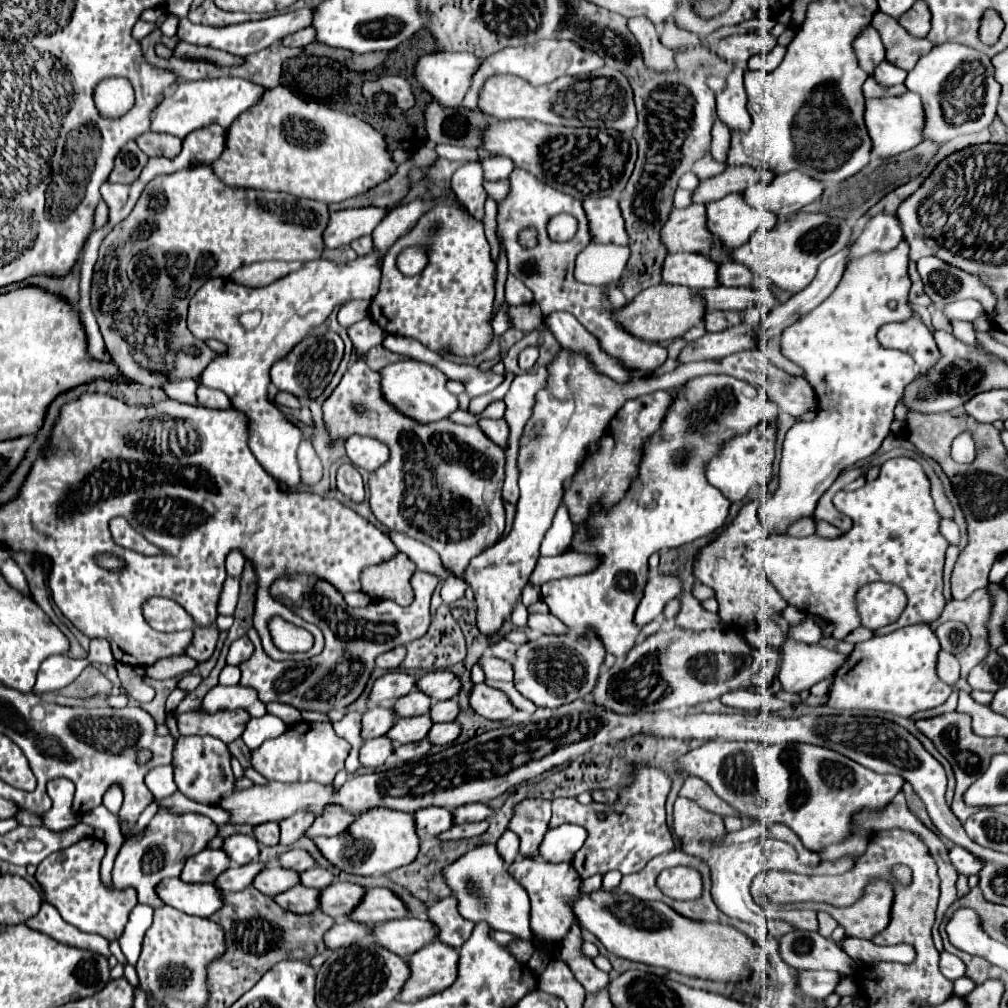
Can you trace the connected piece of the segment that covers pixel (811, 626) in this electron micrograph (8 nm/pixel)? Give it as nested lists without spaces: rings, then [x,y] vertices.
[[[805,618],[805,622],[801,626],[791,628],[791,636],[797,638],[797,640],[809,640],[811,644],[819,644],[823,640],[821,628],[813,620],[809,620],[809,618]]]

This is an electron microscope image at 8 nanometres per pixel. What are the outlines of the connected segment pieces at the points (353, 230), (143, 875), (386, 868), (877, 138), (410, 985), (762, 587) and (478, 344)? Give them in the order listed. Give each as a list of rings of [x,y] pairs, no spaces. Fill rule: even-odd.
[[[347,208],[331,214],[329,226],[323,234],[325,238],[325,248],[337,248],[351,244],[353,240],[371,234],[375,226],[387,216],[387,208]]]
[[[157,812],[151,824],[143,830],[141,836],[127,838],[120,849],[113,868],[113,884],[117,890],[133,888],[137,892],[139,904],[147,904],[151,908],[165,906],[157,896],[155,888],[163,878],[179,876],[185,860],[207,848],[211,838],[215,838],[219,826],[211,822],[211,818],[201,814],[183,814],[173,816],[167,812]]]
[[[375,808],[365,812],[355,820],[349,828],[351,836],[343,836],[345,844],[337,846],[337,836],[319,836],[315,838],[319,850],[341,870],[361,876],[383,876],[401,866],[407,866],[417,858],[419,850],[419,836],[415,832],[415,816],[385,808]]]
[[[905,92],[903,96],[895,96],[895,98],[877,98],[877,100],[867,100],[867,108],[865,108],[865,124],[869,130],[869,136],[873,140],[873,154],[887,158],[887,156],[895,156],[899,152],[905,152],[917,144],[921,144],[923,136],[923,102],[919,94],[913,92]]]
[[[439,940],[411,954],[411,978],[407,980],[399,1000],[417,1002],[449,988],[457,980],[457,958],[459,952]]]
[[[753,500],[747,506],[741,508],[737,518],[731,522],[729,528],[723,530],[723,534],[703,548],[697,558],[695,558],[695,574],[697,578],[717,590],[717,600],[719,600],[719,616],[727,626],[745,626],[749,622],[749,616],[759,608],[769,608],[771,612],[783,612],[787,608],[787,602],[781,598],[781,594],[775,592],[775,586],[767,580],[767,574],[763,570],[755,570],[751,564],[741,558],[741,546],[755,542],[757,538],[763,538],[763,526],[757,518],[761,502]]]
[[[435,206],[411,234],[401,236],[387,252],[379,294],[371,300],[371,320],[389,334],[415,338],[428,349],[445,350],[455,356],[481,354],[493,340],[489,324],[495,302],[495,264],[483,224],[465,208]],[[407,246],[427,246],[427,266],[421,274],[407,278],[397,268],[397,256]]]

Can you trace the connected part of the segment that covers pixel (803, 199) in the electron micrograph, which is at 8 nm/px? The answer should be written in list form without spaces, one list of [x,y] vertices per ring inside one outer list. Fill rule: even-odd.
[[[799,170],[775,176],[771,184],[749,186],[743,196],[751,206],[767,208],[777,214],[779,220],[789,218],[803,206],[815,202],[825,192],[825,184],[801,174]]]

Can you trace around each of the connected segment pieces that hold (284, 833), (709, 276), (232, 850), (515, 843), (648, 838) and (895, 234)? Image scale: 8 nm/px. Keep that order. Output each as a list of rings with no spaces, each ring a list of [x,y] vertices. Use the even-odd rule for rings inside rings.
[[[299,812],[299,814],[293,814],[291,818],[285,818],[281,820],[281,844],[289,846],[289,844],[295,844],[299,838],[305,836],[305,830],[313,824],[315,816],[311,812]]]
[[[669,254],[663,264],[663,282],[681,284],[693,290],[715,288],[719,264],[705,254]]]
[[[235,834],[225,838],[223,850],[229,854],[229,858],[235,864],[249,864],[259,856],[259,842],[255,842],[253,836]]]
[[[507,830],[499,842],[497,842],[497,850],[501,854],[501,858],[505,860],[505,864],[513,862],[513,858],[517,858],[519,854],[519,840],[517,840],[517,834],[513,834],[511,830]]]
[[[639,766],[633,770],[633,782],[619,794],[613,806],[597,802],[583,806],[573,798],[555,798],[551,802],[553,816],[549,828],[555,828],[563,822],[587,828],[587,840],[573,858],[573,868],[583,878],[580,885],[581,892],[588,894],[599,890],[602,887],[603,874],[607,874],[609,870],[619,870],[621,874],[633,874],[643,870],[651,858],[673,850],[671,830],[665,820],[665,800],[669,790],[671,790],[671,780],[663,770]],[[597,812],[607,812],[609,814],[607,822],[601,822],[597,818]]]
[[[877,214],[869,220],[863,234],[857,238],[857,242],[851,246],[847,262],[853,258],[861,258],[871,252],[889,252],[903,240],[901,224],[895,216],[889,214]]]

